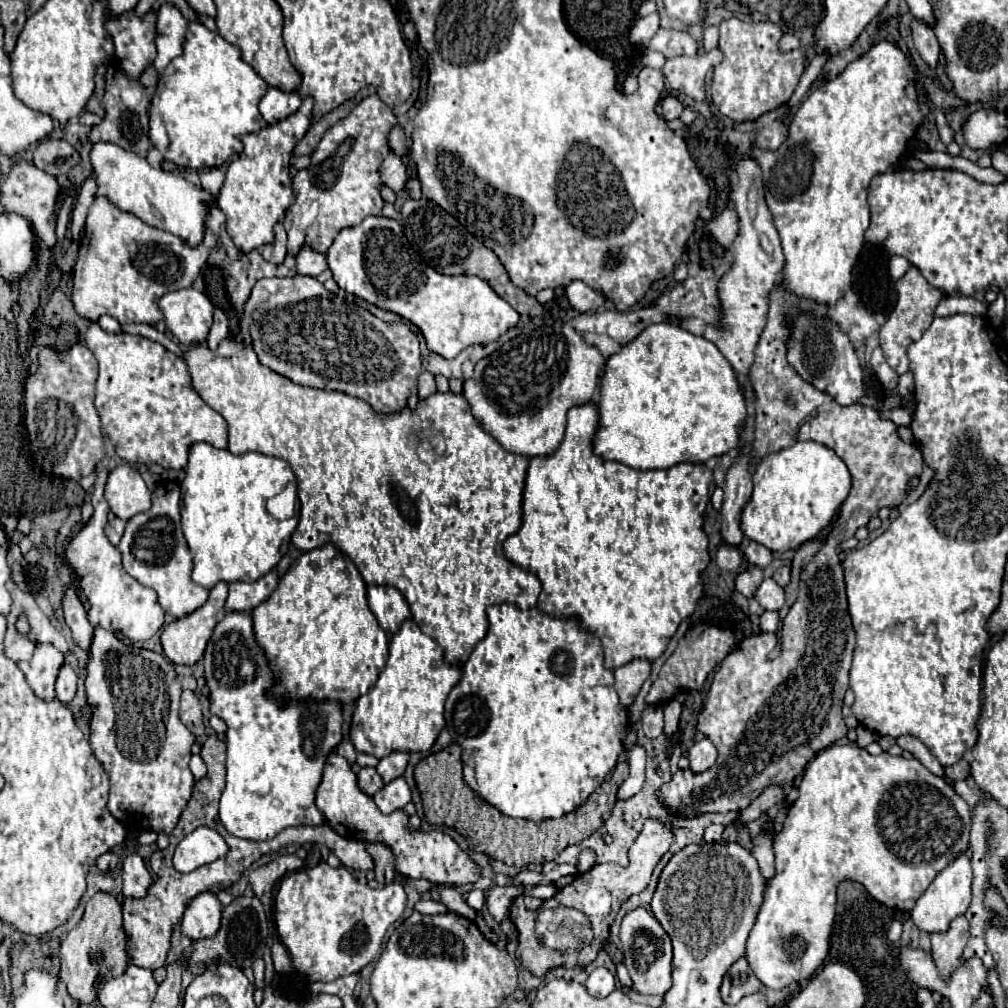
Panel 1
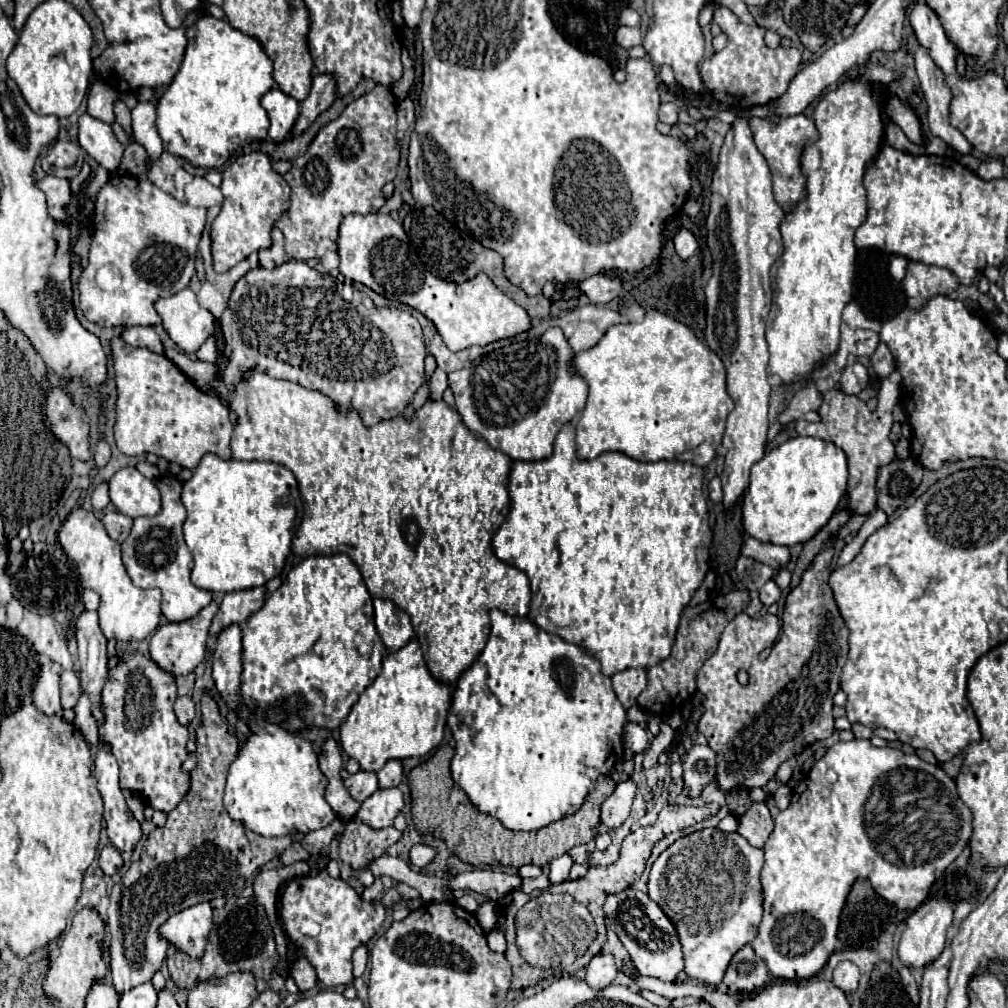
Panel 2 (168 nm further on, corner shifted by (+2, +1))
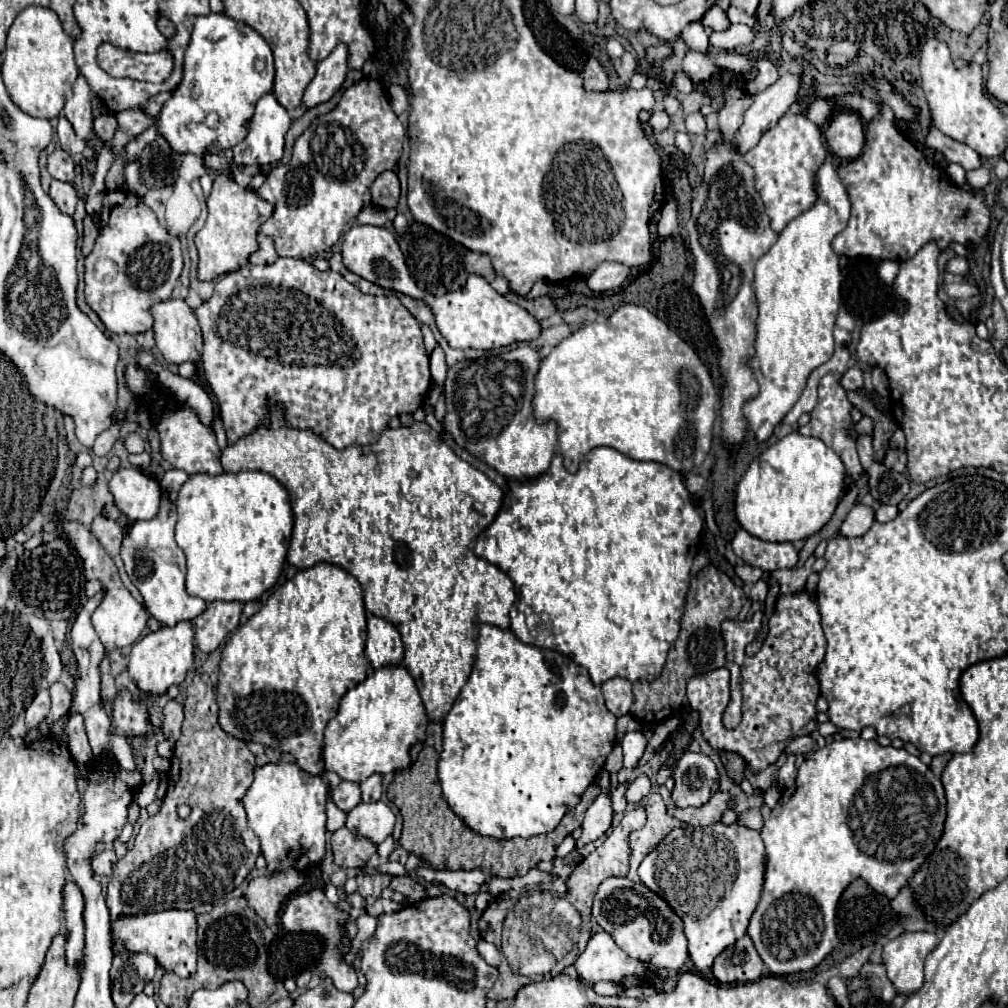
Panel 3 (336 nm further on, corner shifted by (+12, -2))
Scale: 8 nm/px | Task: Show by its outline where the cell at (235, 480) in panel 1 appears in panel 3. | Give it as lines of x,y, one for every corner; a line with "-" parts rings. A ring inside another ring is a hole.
262,471
240,473
196,473
182,485
176,499
178,525
176,543
188,559
186,591
204,601
254,601
272,589
280,577
286,549
294,525
290,497
286,487

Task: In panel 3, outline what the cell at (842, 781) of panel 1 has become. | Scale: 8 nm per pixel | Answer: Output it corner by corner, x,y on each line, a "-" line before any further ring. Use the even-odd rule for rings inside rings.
862,737
858,739
836,739
830,741
826,747
814,751
810,757
806,757
806,761
800,765
798,769
798,779
796,779
796,789
794,793
782,803
778,803
770,817
766,819
760,837
764,841
766,847
766,855
764,855
764,889
762,889
762,897
760,903
750,919
748,925
748,935
756,947
756,951
760,953
762,961
766,963
766,967
774,973
774,975
790,975
790,973
798,973
798,971
810,971
816,965
820,965
820,961
832,951
832,943
836,939
836,905
838,899
842,895
842,891
850,885
852,879
862,877
876,893
888,897
890,901
910,883
910,879
918,873
918,869
922,867
922,863
928,859
928,855
934,851
936,843
940,841
940,837
944,835
944,821
946,821
946,795
944,795
944,787
940,783
938,777
934,777
934,773
930,771
928,765
924,765
918,757
910,755
906,749
896,749
896,747
882,747
876,741
864,741

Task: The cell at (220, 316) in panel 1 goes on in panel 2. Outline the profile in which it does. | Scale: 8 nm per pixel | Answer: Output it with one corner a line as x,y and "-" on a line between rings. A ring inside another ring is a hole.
208,338
202,348
196,352
198,360
202,362
216,362
216,340
214,338

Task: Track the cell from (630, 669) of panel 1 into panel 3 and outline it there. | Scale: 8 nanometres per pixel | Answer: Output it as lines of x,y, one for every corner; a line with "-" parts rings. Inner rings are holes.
614,677
608,679
606,683
602,683
602,691
604,691
604,699
606,699
606,707
616,715
626,715
634,697
632,697
632,683
628,679
622,677

